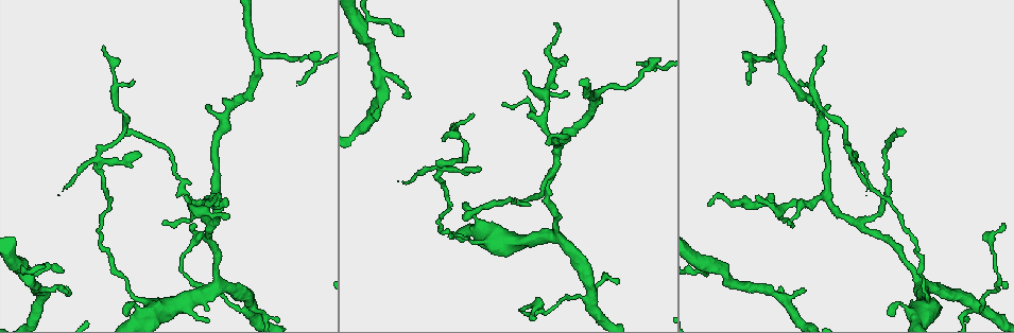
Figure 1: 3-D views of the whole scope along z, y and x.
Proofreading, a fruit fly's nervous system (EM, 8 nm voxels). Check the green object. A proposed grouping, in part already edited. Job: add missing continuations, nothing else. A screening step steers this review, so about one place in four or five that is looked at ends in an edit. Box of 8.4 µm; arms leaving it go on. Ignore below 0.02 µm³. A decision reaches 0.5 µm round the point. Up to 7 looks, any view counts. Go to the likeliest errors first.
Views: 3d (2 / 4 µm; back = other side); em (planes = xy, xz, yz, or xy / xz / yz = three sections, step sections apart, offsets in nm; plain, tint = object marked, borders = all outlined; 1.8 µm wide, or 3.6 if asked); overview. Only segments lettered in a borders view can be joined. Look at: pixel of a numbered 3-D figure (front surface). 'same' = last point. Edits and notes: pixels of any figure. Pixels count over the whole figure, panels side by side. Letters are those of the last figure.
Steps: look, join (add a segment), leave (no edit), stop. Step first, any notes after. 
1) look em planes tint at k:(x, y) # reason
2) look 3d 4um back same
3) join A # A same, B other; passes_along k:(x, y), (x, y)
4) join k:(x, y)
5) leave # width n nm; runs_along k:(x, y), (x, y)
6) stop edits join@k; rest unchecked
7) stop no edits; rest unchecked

look 3d 4um at 1:(402, 36) # branch stops here

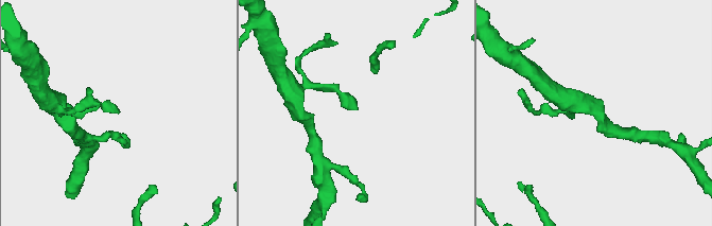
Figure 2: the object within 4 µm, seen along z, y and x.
look em planes borders at 2:(356, 107) # now the EM

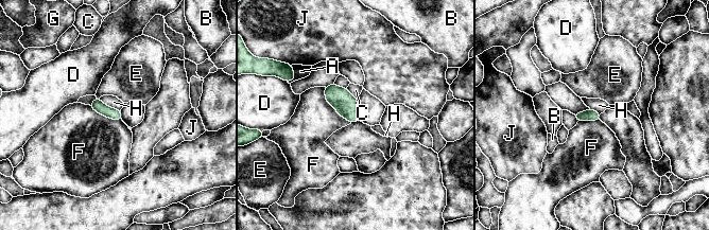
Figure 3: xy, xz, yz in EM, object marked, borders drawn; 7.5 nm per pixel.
leave # width 90 nm; A other, B other, C other, D other, E other, F other, G other, H other, J other; border 3:(324, 87), (326, 101), (350, 123); no lettered segment goes on from it

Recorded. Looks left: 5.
look 3d 2um at 1:(801, 289) # an open end

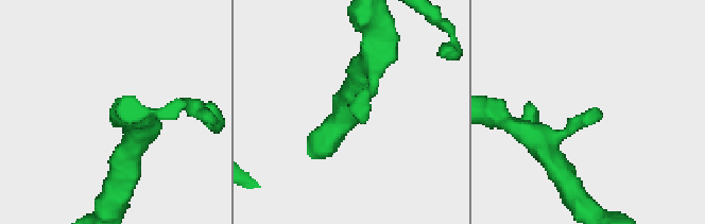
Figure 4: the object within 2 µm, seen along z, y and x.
look em planes plain at 4:(361, 122)

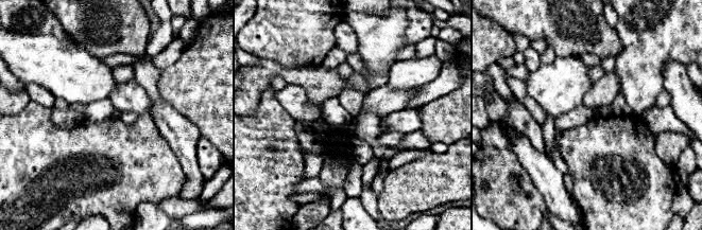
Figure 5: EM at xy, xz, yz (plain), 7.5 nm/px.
look em planes borders same # what lies round it

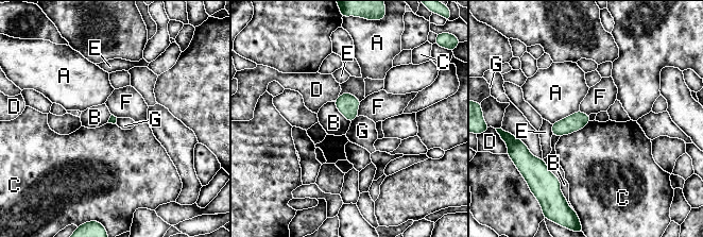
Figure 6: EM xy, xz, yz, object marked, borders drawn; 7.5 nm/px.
leave # A other, B other, C other, D other, E other, F other, G other; border 6:(333, 102), (335, 106), (350, 122); none of them fits

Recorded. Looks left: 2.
stop no edits; rest unchecked

